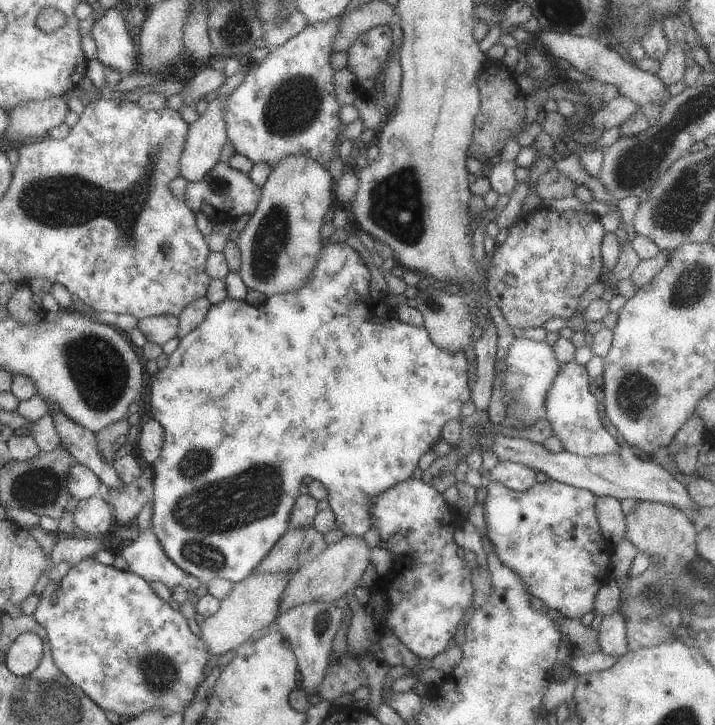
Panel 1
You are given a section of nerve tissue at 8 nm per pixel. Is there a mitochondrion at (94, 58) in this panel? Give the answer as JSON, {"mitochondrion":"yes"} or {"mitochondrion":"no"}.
{"mitochondrion":"no"}

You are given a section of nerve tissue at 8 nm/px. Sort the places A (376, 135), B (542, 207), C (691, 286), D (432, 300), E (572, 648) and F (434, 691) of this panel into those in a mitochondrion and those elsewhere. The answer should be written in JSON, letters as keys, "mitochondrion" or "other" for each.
{"A":"other","B":"other","C":"mitochondrion","D":"mitochondrion","E":"other","F":"other"}

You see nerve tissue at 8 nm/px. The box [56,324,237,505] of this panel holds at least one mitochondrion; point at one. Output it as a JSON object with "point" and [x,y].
{"point":[98,368]}

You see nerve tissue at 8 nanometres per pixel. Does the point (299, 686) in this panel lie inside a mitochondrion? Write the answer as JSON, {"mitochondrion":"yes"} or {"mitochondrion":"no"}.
{"mitochondrion":"no"}

